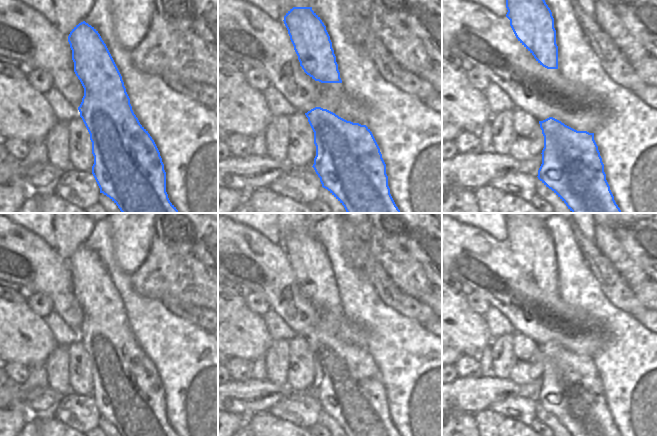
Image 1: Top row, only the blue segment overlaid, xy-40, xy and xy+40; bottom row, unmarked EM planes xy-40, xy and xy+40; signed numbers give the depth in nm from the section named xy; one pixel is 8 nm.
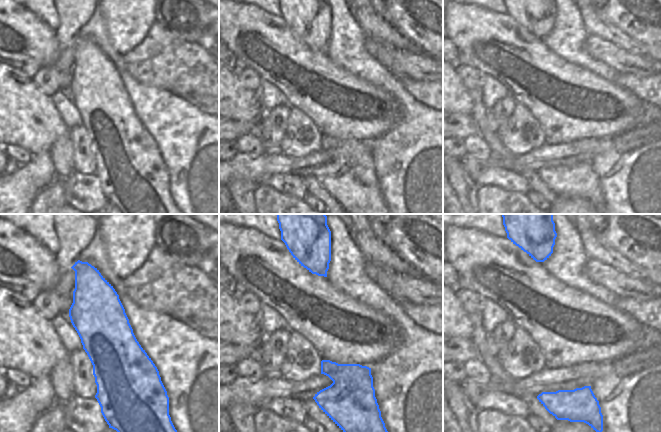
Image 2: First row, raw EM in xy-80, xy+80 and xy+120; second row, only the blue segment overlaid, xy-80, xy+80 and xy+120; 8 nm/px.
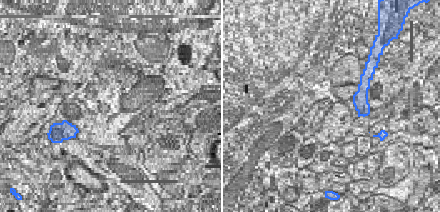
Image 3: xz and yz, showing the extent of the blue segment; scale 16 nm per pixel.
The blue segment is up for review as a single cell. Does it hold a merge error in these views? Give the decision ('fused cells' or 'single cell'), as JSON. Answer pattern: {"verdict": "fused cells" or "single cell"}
{"verdict": "single cell"}

